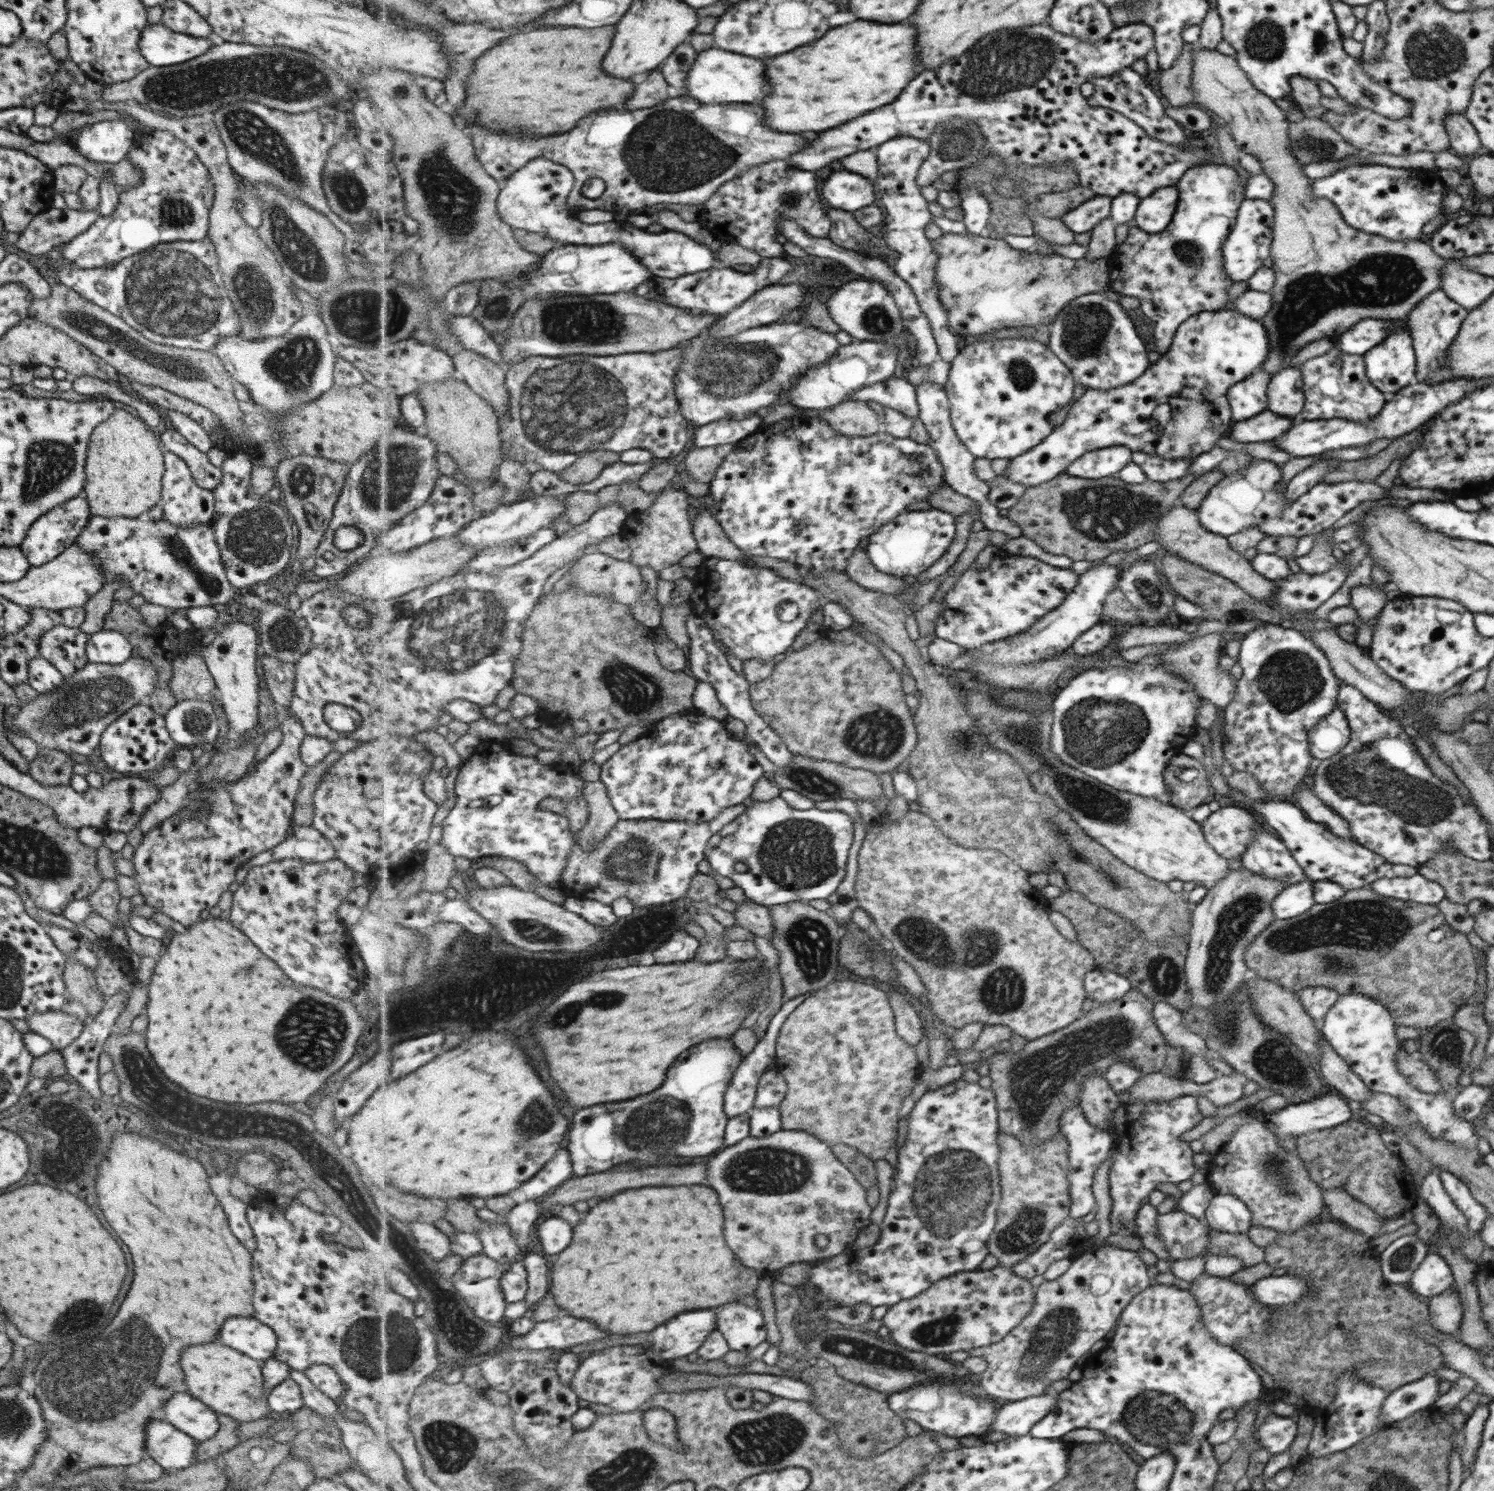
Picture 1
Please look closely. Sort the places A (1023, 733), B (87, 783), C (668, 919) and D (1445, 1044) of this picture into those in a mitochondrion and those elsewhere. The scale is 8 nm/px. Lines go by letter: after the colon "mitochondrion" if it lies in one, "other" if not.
A: mitochondrion
B: other
C: other
D: mitochondrion

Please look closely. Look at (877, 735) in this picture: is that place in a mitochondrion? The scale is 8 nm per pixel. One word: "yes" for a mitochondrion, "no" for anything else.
yes

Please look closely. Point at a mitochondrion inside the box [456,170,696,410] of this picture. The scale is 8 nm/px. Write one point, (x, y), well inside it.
(581, 322)

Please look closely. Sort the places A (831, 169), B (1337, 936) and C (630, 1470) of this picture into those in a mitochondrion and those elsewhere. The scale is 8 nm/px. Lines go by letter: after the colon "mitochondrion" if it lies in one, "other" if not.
A: other
B: mitochondrion
C: mitochondrion

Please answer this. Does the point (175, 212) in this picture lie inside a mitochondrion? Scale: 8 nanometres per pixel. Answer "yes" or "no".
yes

